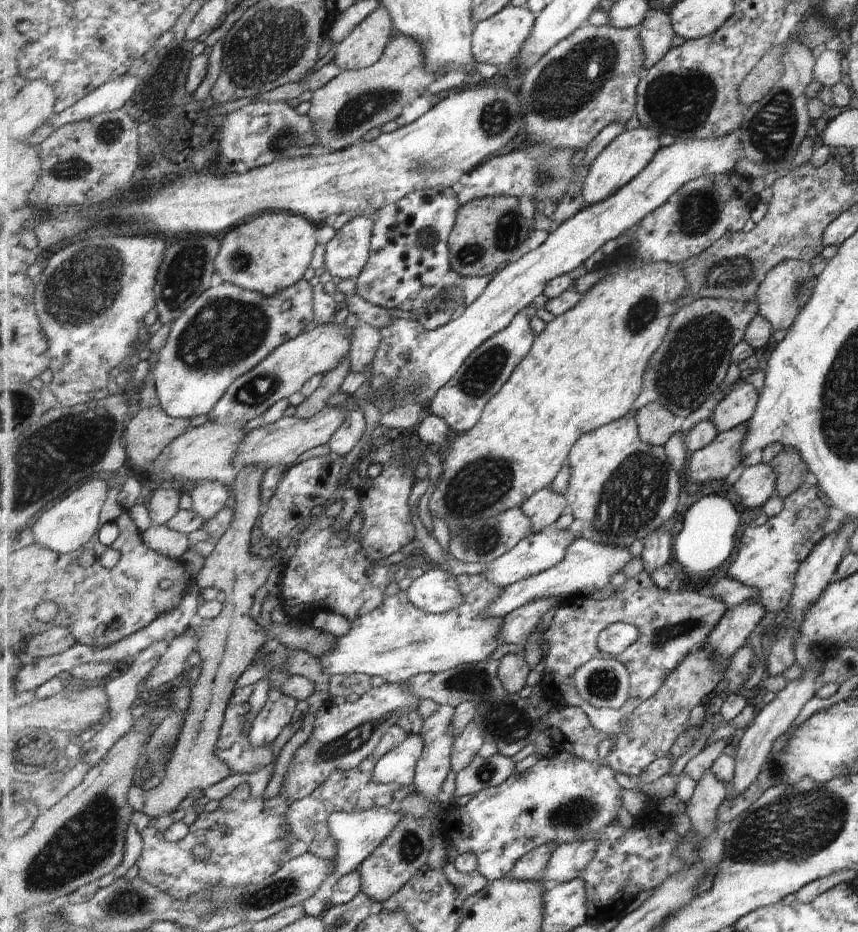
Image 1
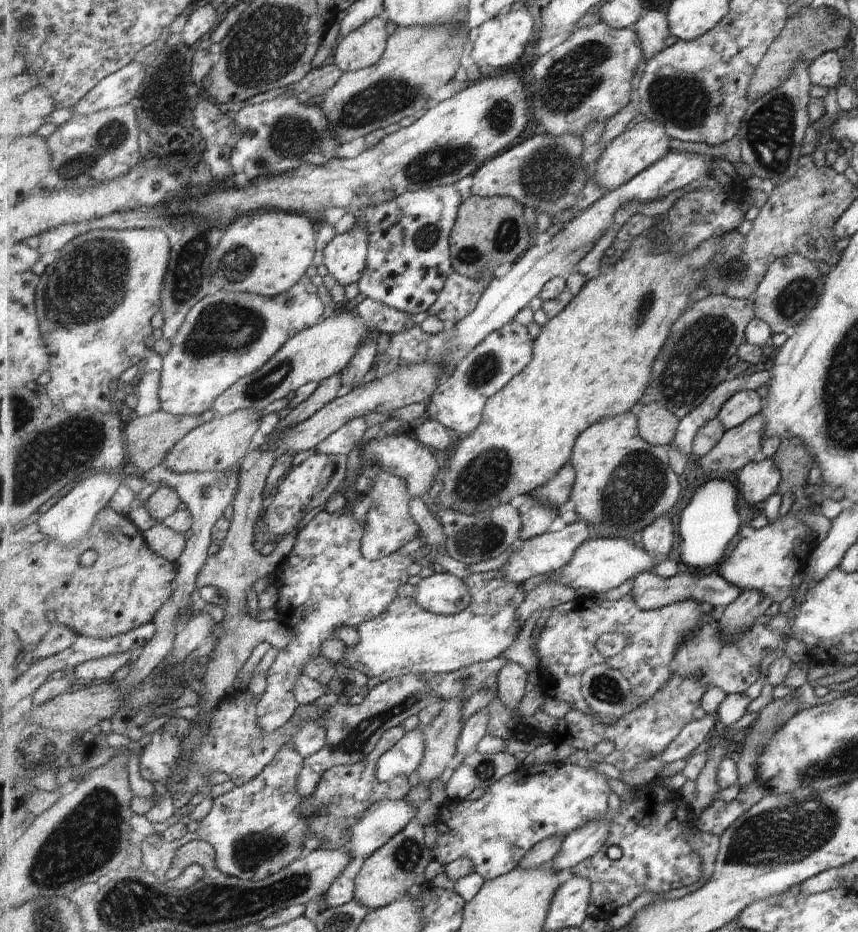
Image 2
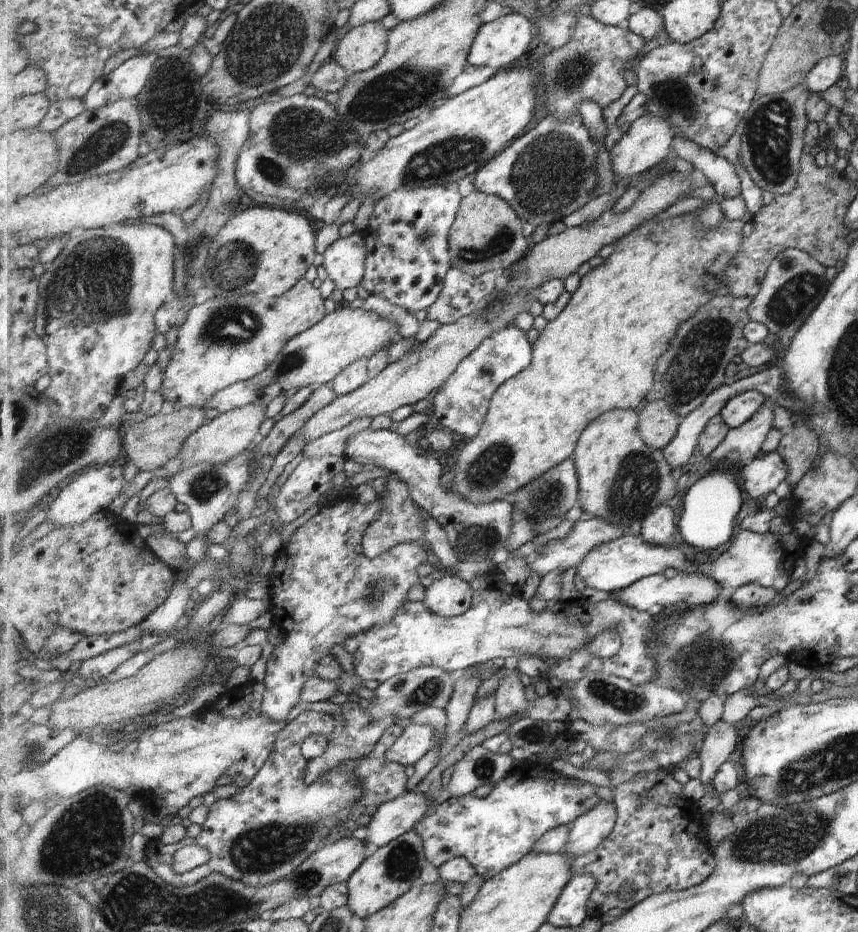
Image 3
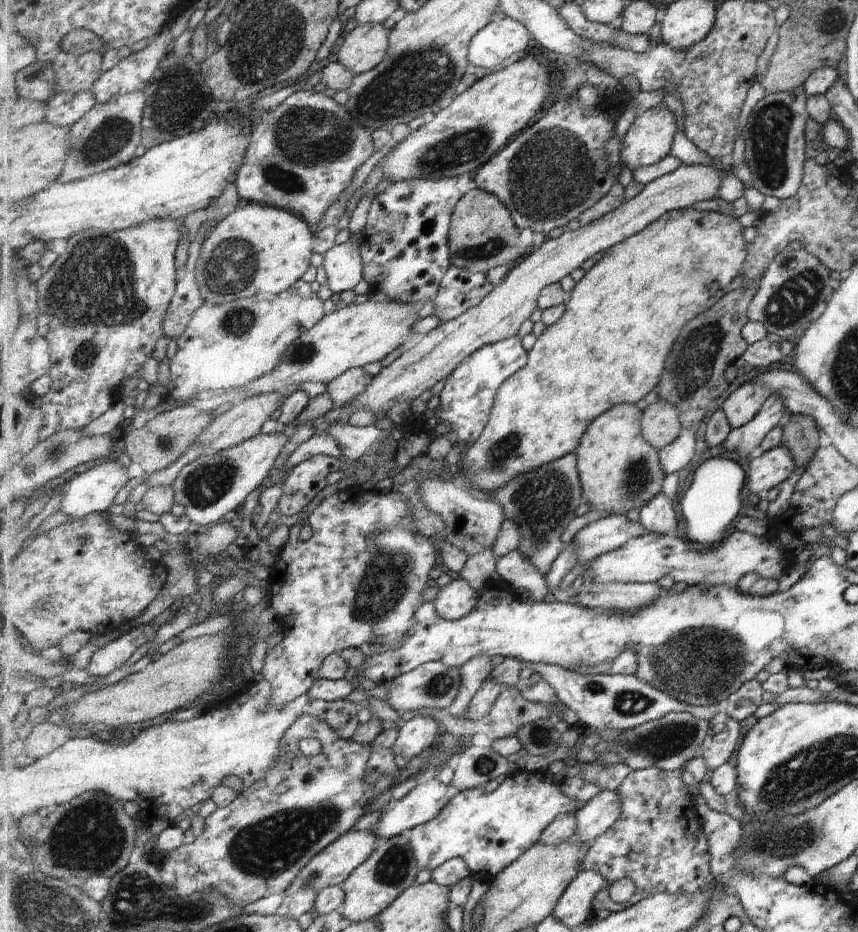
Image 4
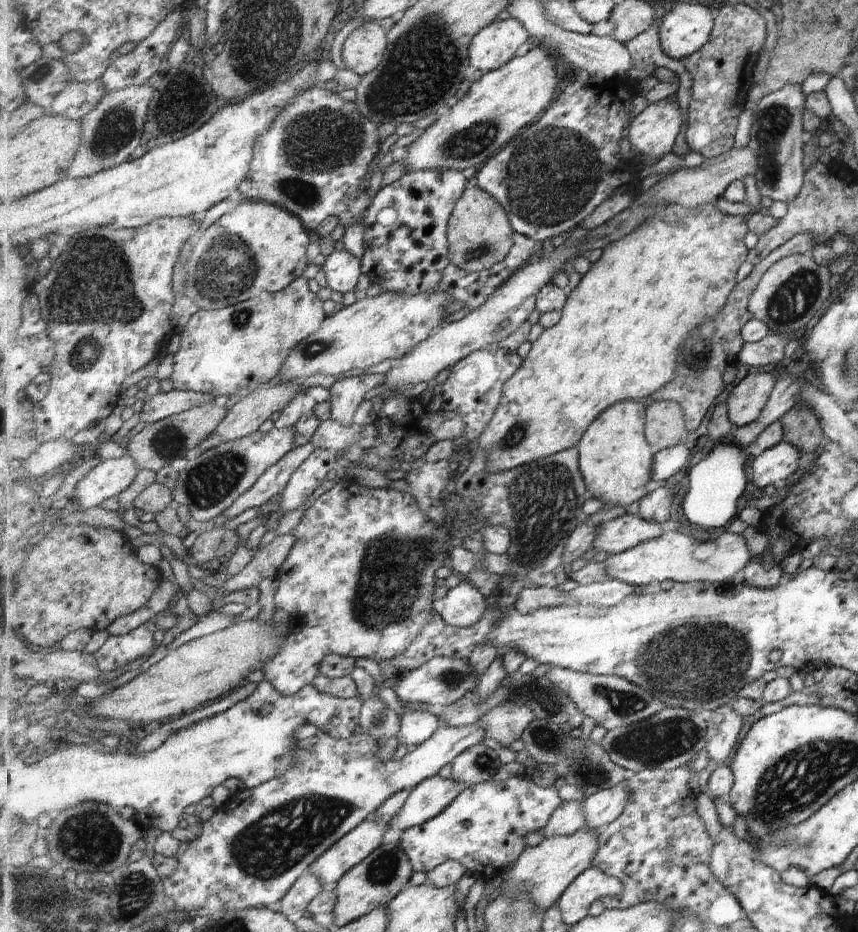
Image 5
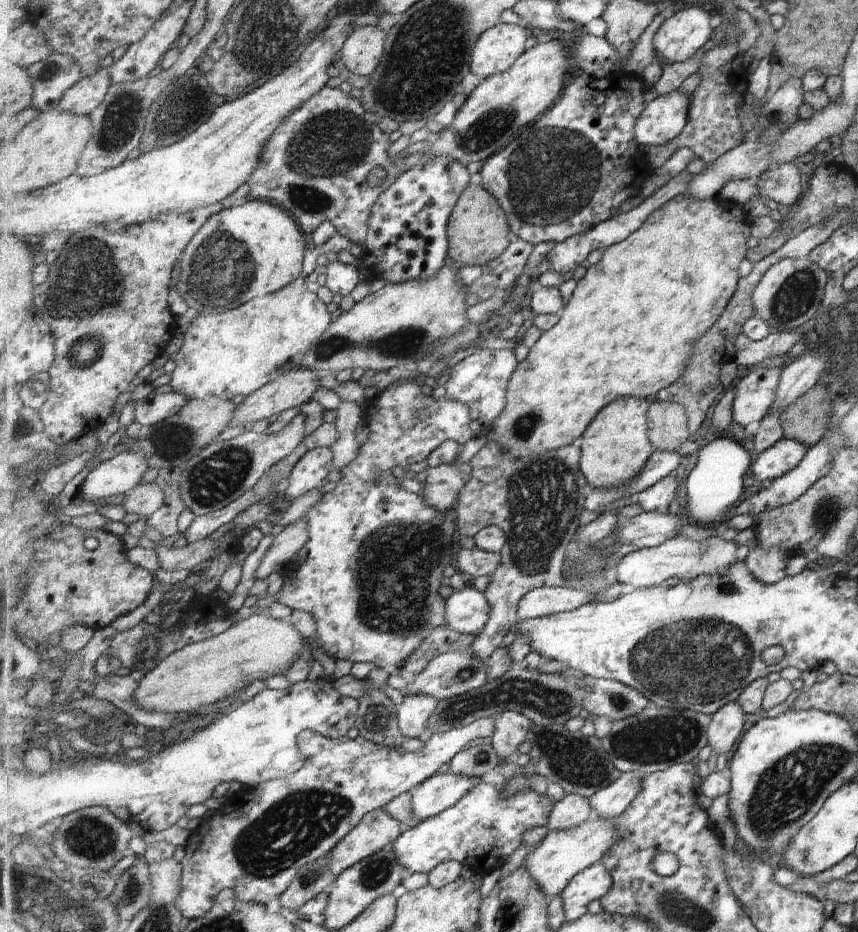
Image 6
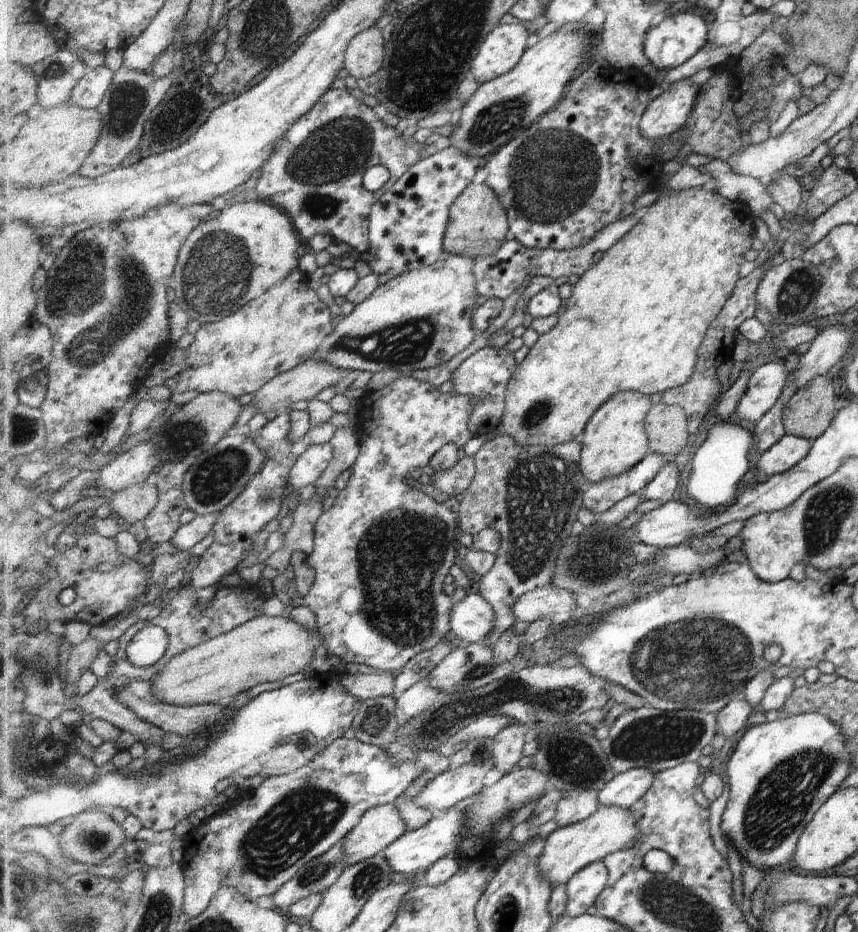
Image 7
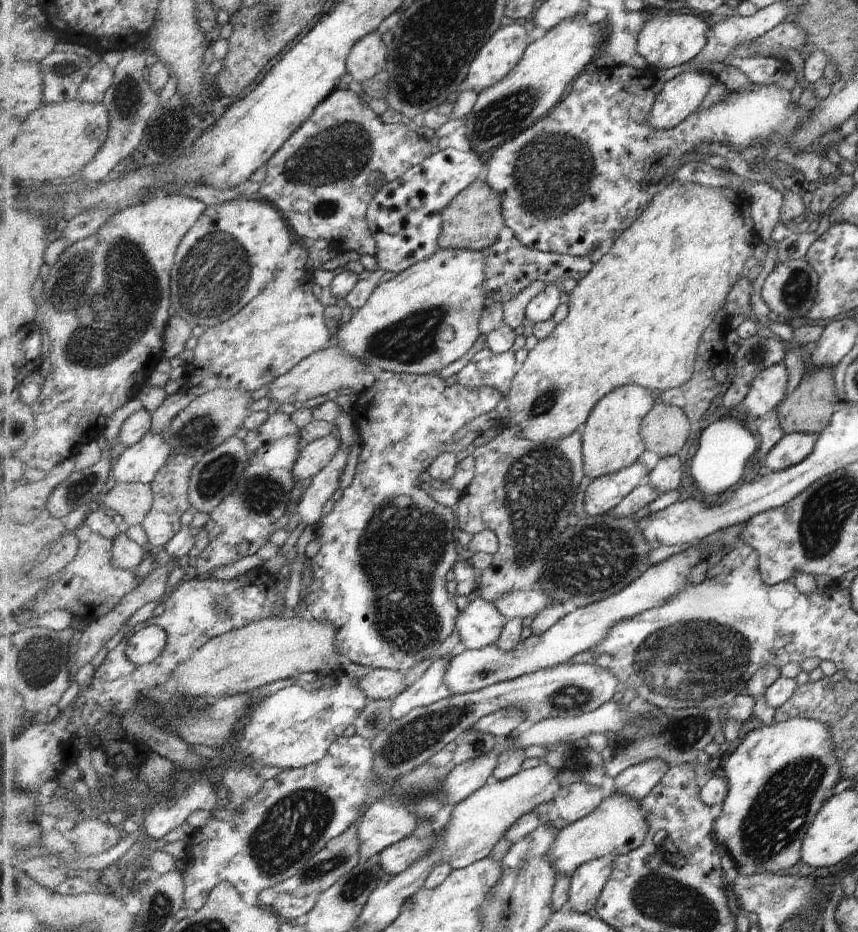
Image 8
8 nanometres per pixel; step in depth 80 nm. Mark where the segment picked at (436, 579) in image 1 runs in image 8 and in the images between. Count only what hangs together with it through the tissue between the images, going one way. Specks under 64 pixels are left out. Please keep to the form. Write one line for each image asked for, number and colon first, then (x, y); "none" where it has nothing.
2: (443, 594)
3: (449, 597)
4: (456, 600)
5: (464, 605)
6: (468, 611)
7: (473, 619)
8: (481, 624)

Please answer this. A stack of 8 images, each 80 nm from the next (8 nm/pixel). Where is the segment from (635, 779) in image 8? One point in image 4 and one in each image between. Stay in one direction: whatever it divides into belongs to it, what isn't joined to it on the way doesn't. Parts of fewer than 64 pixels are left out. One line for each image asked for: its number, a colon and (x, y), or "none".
4: (600, 813)
5: (604, 807)
6: (611, 802)
7: (626, 789)

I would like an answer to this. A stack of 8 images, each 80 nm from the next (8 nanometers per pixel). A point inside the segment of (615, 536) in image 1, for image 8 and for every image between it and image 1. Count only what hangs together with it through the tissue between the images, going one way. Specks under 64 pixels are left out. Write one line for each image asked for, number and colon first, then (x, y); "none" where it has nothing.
2: (623, 484)
3: (622, 479)
4: (619, 470)
5: (616, 459)
6: (615, 449)
7: (615, 441)
8: (612, 439)

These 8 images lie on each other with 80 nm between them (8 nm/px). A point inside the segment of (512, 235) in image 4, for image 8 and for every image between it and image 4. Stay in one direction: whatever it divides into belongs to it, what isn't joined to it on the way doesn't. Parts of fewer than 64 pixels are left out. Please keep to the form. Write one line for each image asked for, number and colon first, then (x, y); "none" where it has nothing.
5: (480, 232)
6: (478, 230)
7: (478, 223)
8: (473, 220)

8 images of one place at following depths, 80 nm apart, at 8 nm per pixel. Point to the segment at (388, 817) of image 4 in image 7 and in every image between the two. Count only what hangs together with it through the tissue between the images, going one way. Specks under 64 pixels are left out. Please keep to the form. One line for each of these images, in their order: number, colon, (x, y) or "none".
5: (432, 797)
6: (439, 793)
7: (455, 786)

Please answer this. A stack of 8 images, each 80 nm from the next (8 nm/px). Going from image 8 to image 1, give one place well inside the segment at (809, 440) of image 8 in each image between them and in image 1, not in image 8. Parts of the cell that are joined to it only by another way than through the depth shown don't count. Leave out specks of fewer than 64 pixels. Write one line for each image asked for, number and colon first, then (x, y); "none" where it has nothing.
1: (757, 484)
2: (758, 481)
3: (762, 476)
4: (772, 468)
5: (773, 467)
6: (786, 455)
7: (781, 458)

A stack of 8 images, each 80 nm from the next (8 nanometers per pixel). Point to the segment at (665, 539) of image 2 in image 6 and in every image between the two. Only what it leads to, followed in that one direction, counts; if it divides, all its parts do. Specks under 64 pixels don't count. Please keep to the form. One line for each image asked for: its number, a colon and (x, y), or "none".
3: (658, 529)
4: (659, 518)
5: (657, 506)
6: (658, 498)

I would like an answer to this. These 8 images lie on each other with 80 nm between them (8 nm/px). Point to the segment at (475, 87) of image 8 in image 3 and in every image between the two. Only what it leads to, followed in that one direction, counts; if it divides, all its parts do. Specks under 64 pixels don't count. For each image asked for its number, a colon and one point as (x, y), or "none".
3: (498, 43)
4: (502, 38)
5: (495, 46)
6: (498, 48)
7: (501, 52)

